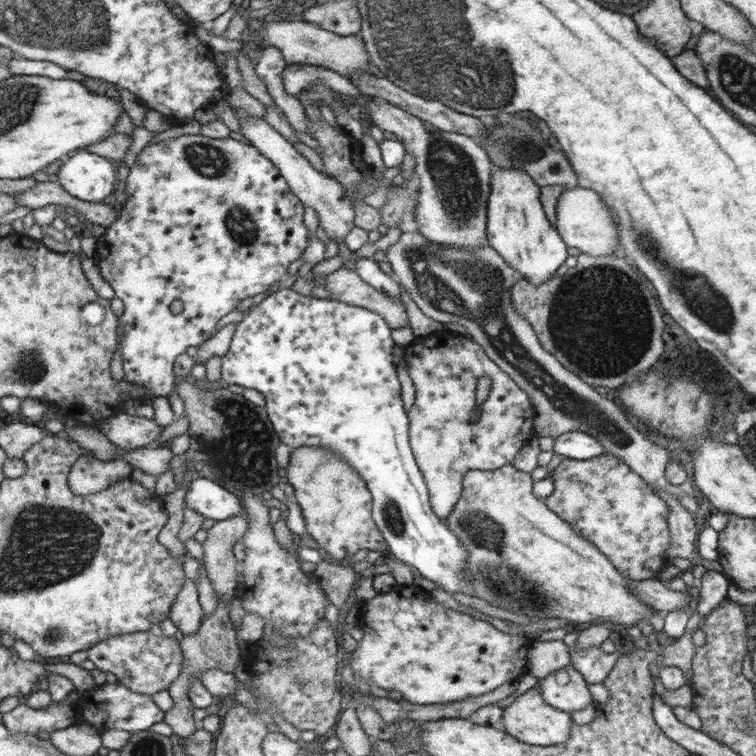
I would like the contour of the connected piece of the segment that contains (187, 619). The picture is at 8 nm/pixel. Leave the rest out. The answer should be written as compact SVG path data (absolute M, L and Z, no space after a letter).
M187 578L184 587L174 600L170 619L179 627L180 635L185 636L195 634L201 628L204 617L195 580Z

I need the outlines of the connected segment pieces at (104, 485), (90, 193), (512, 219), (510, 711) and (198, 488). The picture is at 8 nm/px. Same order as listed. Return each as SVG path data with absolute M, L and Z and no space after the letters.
M83 455L72 468L69 481L73 492L87 496L107 490L114 482L130 477L133 470L124 458L103 461L95 455Z
M85 150L65 158L55 174L73 196L95 206L115 192L119 180L115 166L107 158Z
M495 167L489 179L489 194L485 206L485 238L488 246L495 249L509 266L520 273L521 278L537 286L545 283L545 278L553 278L553 272L567 258L563 238L541 209L539 187L523 170Z
M536 684L516 697L512 704L503 708L498 725L501 730L511 737L515 737L521 743L537 747L552 747L568 741L569 736L571 736L572 720L568 713L563 713L559 709L552 708L552 705L547 704Z
M199 477L192 481L185 497L185 507L203 514L205 518L221 521L239 514L241 504L234 494L229 494L211 479Z

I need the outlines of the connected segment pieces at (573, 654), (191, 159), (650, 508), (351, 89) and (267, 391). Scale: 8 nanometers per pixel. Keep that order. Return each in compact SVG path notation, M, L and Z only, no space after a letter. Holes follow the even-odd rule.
M573 626L562 638L565 646L568 646L570 665L577 669L577 672L580 672L589 684L603 683L618 658L613 653L601 652L597 646L578 650L576 648L576 636L580 633L581 627L586 626Z
M203 134L185 135L179 138L169 138L145 146L139 153L134 165L130 168L130 174L126 181L126 194L128 199L119 210L116 222L105 232L105 236L99 240L95 264L100 271L102 278L114 290L124 304L124 312L120 317L123 326L123 337L121 337L121 360L123 360L123 370L125 373L124 382L129 381L137 386L147 387L148 396L167 397L175 390L177 377L174 372L175 362L183 353L187 353L187 348L202 345L207 338L213 334L213 326L217 324L215 318L225 316L231 312L239 300L251 298L257 294L269 290L287 270L287 266L299 258L299 254L305 250L305 224L302 214L304 205L300 203L299 197L288 187L287 181L280 175L279 169L253 145L245 144L243 141L235 139L235 136L227 138L209 138ZM175 300L180 300L184 304L184 310L178 314L171 312L171 304Z
M601 453L597 456L592 456L587 460L573 460L565 458L553 468L550 478L554 484L552 493L546 498L548 508L556 513L564 521L568 521L573 530L581 536L585 537L590 541L593 546L600 549L602 553L611 561L612 565L628 580L647 580L653 579L654 575L657 574L658 570L662 568L662 564L666 562L665 555L667 555L668 548L670 545L670 538L668 533L668 521L667 518L672 511L669 509L669 504L661 497L657 496L652 491L651 486L636 472L628 467L623 461L618 459L615 455L609 453Z
M289 64L279 75L285 93L290 95L295 95L313 84L327 86L332 91L350 98L363 95L345 76L319 66Z
M279 290L276 294L269 295L263 301L251 308L247 315L235 325L228 349L221 357L221 380L229 384L242 386L244 389L255 389L264 398L264 409L277 435L278 442L285 444L291 450L302 446L321 447L325 450L334 452L340 456L341 460L348 461L351 467L364 479L372 495L372 519L376 527L386 542L386 554L405 563L408 566L414 566L423 578L427 578L445 588L449 592L474 596L472 592L473 584L467 579L467 558L468 549L459 541L451 529L445 525L435 512L431 511L428 501L428 490L421 471L416 465L413 454L407 446L407 415L401 408L401 398L399 398L399 380L395 374L395 364L393 364L393 342L389 336L390 325L376 312L371 312L365 308L353 307L351 304L345 304L344 301L327 299L325 296L302 296L300 293L292 290Z

